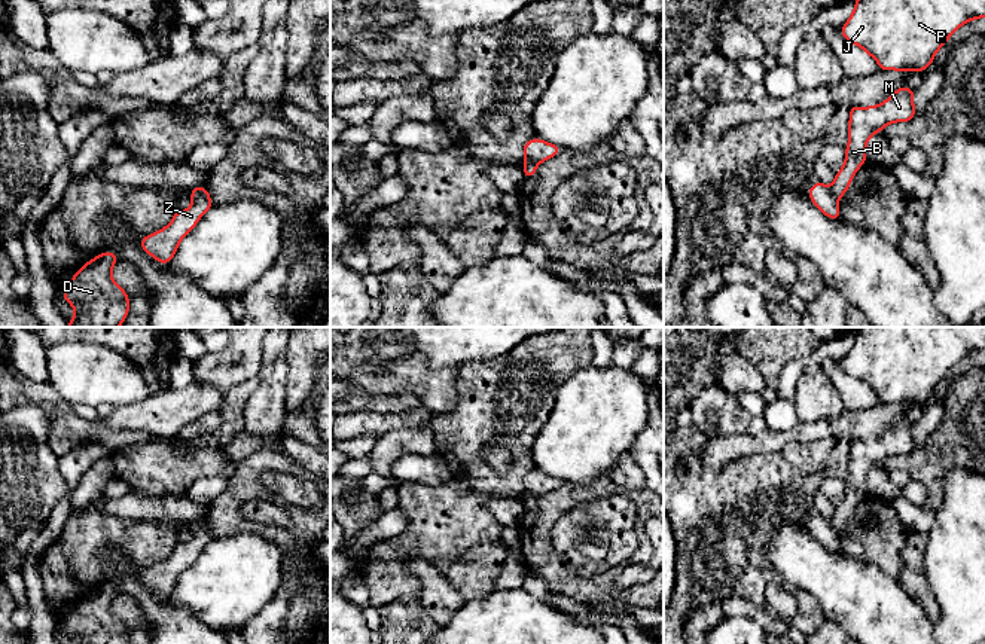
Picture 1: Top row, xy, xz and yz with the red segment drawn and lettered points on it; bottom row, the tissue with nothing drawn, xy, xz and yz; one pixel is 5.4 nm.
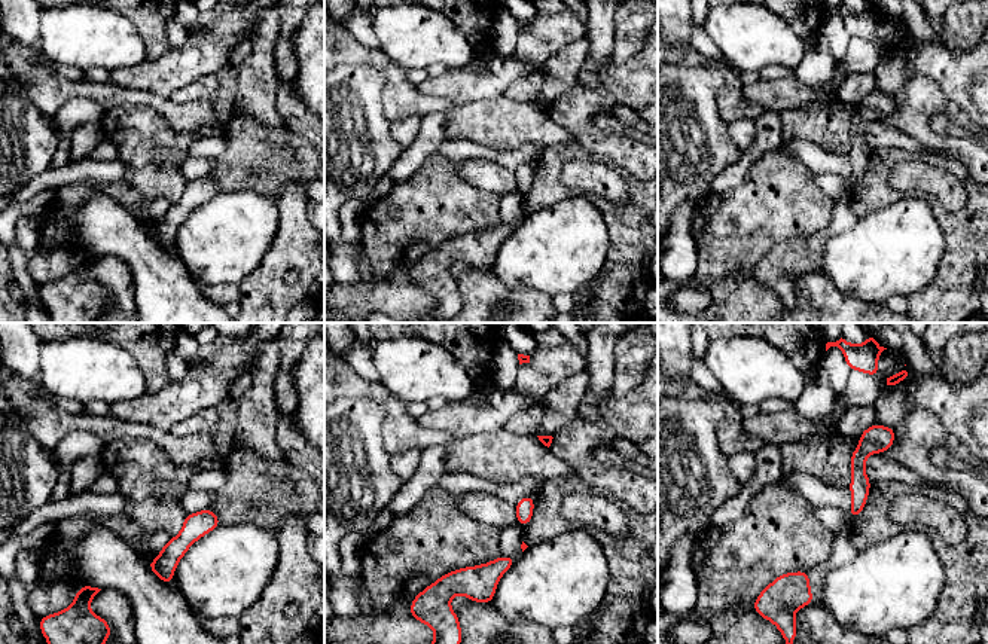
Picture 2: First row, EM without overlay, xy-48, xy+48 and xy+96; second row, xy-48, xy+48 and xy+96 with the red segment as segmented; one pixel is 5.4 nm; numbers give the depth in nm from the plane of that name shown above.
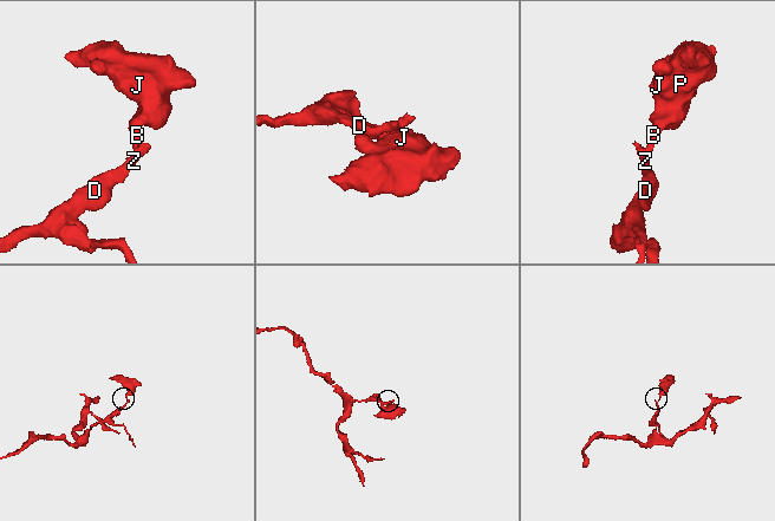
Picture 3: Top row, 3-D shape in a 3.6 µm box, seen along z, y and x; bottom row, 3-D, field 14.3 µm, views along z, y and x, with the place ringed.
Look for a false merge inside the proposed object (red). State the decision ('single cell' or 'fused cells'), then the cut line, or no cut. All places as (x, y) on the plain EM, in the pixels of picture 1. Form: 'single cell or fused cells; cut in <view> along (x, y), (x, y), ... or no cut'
fused cells; cut in xz along (525, 491), (536, 498)

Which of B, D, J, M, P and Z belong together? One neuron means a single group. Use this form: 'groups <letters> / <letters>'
groups B J M P / D Z

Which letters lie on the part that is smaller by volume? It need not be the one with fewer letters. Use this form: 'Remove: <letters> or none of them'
Remove: B, J, M, P

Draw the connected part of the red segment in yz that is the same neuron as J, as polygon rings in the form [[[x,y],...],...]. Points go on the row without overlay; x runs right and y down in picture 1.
[[[859,327],[851,350],[839,364],[847,375],[870,388],[881,405],[923,406],[963,357],[979,351],[985,351],[985,327]]]

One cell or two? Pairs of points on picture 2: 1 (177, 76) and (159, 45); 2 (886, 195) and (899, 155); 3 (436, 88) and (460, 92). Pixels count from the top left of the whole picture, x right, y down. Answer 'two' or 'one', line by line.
1: two
2: one
3: one

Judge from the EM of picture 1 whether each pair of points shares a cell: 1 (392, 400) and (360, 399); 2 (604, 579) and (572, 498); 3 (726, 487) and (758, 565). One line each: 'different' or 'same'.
1: same
2: same
3: same

